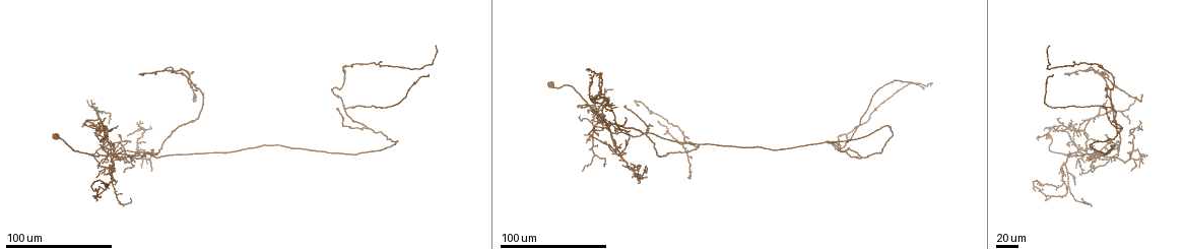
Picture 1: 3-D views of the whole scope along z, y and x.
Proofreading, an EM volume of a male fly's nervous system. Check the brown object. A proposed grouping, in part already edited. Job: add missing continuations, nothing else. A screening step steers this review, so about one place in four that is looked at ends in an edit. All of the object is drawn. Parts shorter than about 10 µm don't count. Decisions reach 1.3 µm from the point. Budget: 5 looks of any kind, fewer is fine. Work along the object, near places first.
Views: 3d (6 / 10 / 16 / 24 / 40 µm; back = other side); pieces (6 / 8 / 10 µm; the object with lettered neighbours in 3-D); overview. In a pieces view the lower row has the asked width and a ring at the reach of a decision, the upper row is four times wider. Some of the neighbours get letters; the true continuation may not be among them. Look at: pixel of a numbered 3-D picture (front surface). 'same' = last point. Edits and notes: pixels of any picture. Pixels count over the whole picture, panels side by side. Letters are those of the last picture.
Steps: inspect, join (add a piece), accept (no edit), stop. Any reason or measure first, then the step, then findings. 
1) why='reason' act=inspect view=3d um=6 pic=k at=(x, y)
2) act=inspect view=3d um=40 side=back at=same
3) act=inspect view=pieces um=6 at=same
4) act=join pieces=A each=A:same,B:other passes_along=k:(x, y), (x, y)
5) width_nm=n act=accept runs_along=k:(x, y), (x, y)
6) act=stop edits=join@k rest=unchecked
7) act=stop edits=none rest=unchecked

why='branch stops here' act=inspect view=3d um=24 pic=1 at=(1104, 69)

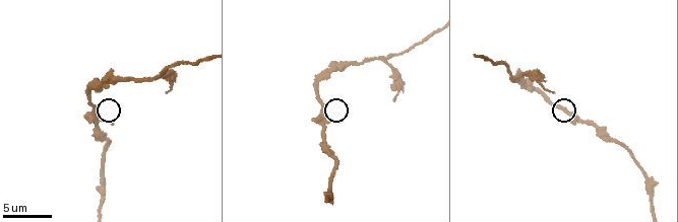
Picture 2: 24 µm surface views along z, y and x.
act=inspect view=pieces um=10 pic=2 at=(112, 122)

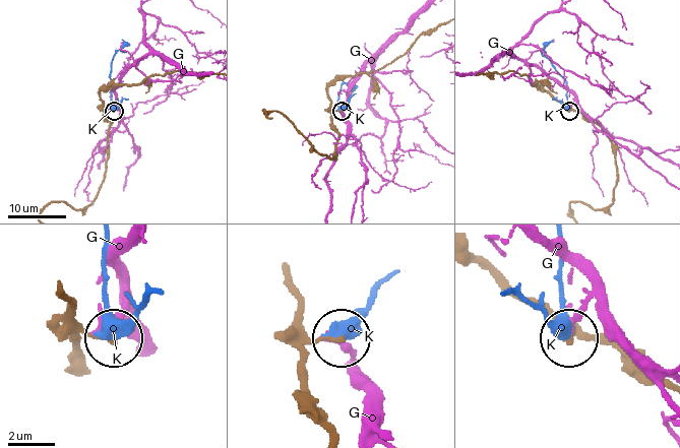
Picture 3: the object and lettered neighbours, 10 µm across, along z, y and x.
act=accept each=G:other,K:other runs_along=3:(328, 433), (307, 386), (305, 363), (316, 345), (337, 339) found='no lettered piece goes on from it'

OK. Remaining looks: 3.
why='free end' act=inspect view=3d um=40 pic=1 at=(1128, 141)

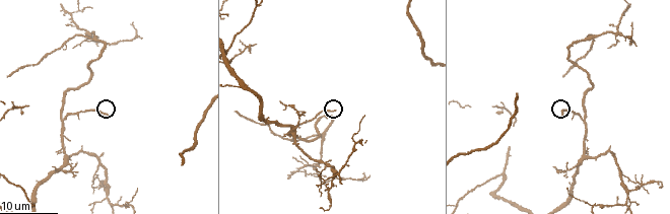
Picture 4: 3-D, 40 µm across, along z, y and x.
act=inspect view=pieces um=6 pic=4 at=(334, 110)

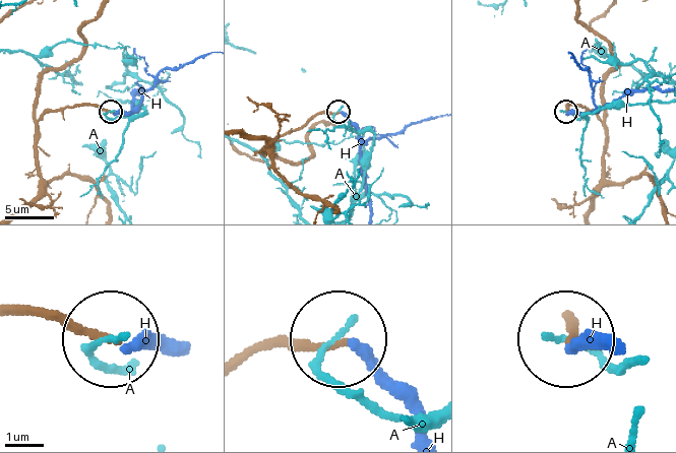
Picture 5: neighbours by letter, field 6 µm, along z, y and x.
act=accept each=A:other,H:other runs_along=5:(248, 358), (287, 341), (331, 341) found='none of them fits'

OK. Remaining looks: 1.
act=stop edits=none rest=unchecked

